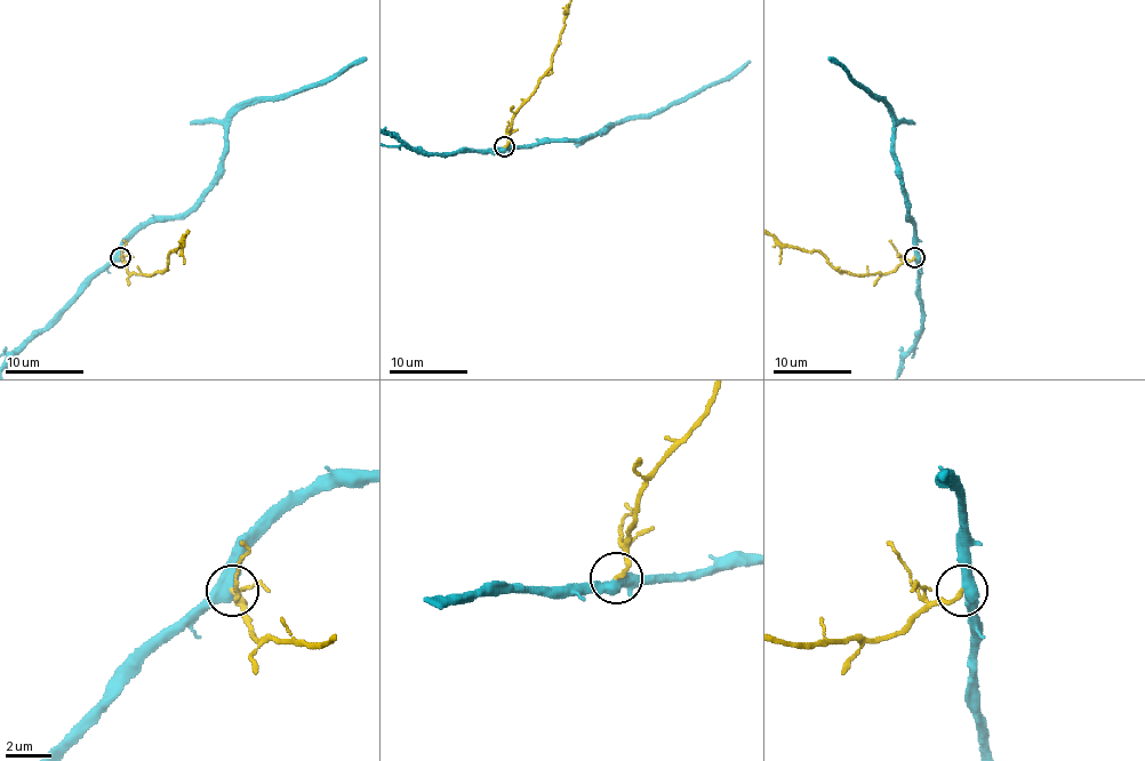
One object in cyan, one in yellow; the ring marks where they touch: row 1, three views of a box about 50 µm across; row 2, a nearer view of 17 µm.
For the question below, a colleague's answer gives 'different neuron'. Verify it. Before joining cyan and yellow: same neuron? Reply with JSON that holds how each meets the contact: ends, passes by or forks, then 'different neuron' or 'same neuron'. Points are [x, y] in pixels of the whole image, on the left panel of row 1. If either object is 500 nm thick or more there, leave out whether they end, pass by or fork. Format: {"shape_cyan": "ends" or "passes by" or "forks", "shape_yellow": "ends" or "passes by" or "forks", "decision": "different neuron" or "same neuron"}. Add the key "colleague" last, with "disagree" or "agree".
{"decision": "same neuron", "colleague": "disagree"}

